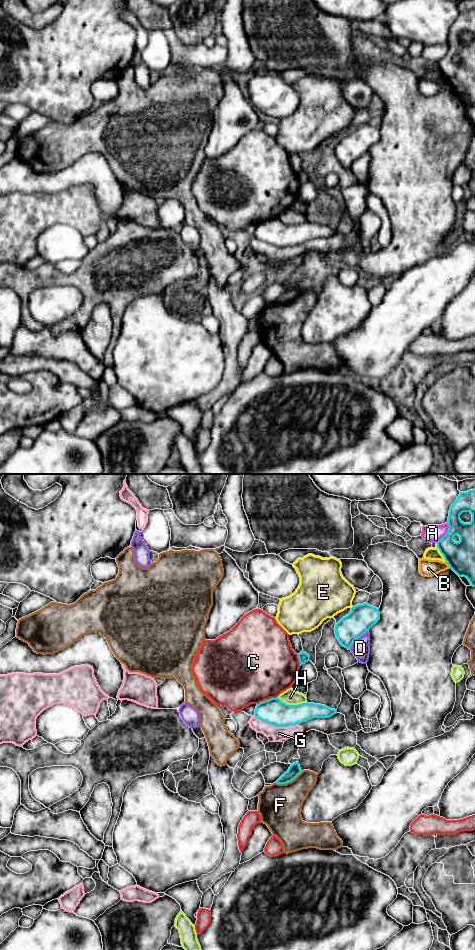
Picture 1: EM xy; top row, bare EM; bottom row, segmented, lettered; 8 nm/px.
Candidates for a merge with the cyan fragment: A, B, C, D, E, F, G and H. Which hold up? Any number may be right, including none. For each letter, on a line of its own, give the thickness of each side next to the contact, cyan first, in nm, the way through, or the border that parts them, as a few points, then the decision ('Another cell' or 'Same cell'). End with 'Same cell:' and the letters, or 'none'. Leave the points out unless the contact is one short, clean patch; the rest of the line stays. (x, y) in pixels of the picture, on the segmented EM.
A: Thickness 240 nm (cyan) against 140 nm. Another cell
B: Thickness 240 nm (cyan) against 140 nm. Another cell
C: Thickness 200 nm (cyan) against 480 nm. Another cell
D: Thickness 220 nm (cyan) against 150 nm. Another cell
E: Thickness 240 nm (cyan) against 100 nm. Another cell
F: Thickness 100 nm (cyan) against 340 nm. Another cell
G: Thickness 200 nm (cyan) against 110 nm. Boundary: xy (253, 715), (272, 725), (288, 727). Another cell
H: Thickness 200 nm (cyan) against 120 nm. Another cell
Same cell: none

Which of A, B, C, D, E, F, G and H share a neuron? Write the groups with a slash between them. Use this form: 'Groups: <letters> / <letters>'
Groups: A / B / C / D / E / F / G / H

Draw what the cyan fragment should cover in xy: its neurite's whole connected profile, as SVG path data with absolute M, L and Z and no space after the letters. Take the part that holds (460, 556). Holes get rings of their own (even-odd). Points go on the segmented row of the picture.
M475 489L467 492L460 492L452 504L448 516L448 531L437 542L437 548L443 555L445 561L459 577L466 577L471 586L475 587ZM463 512L472 514L472 521L464 523L460 519Z

